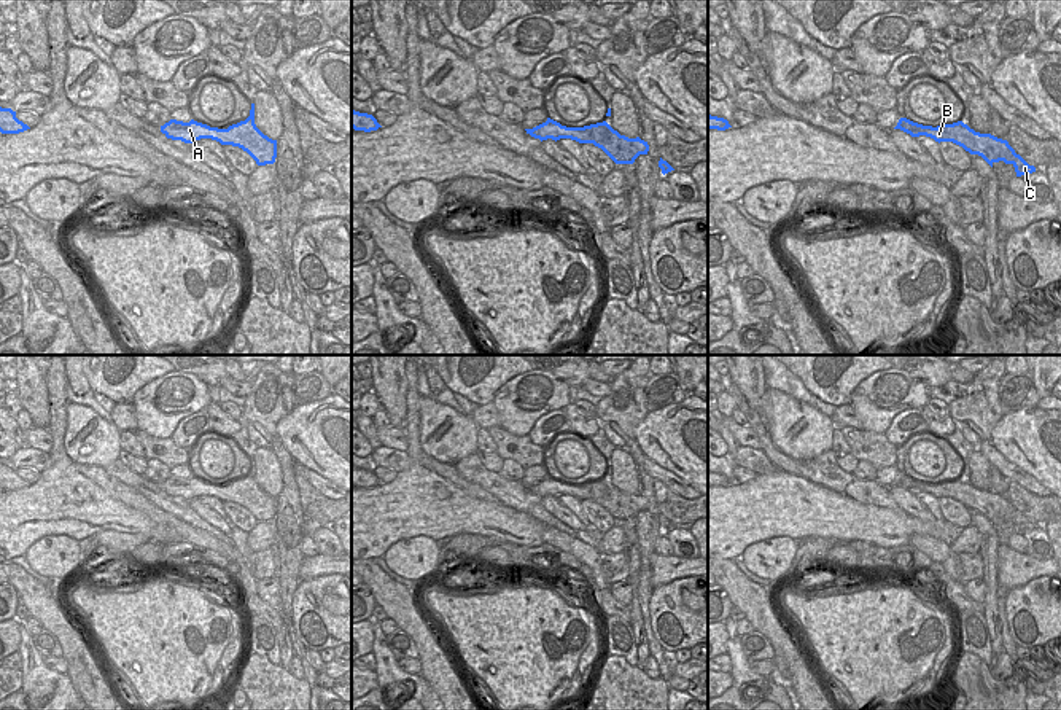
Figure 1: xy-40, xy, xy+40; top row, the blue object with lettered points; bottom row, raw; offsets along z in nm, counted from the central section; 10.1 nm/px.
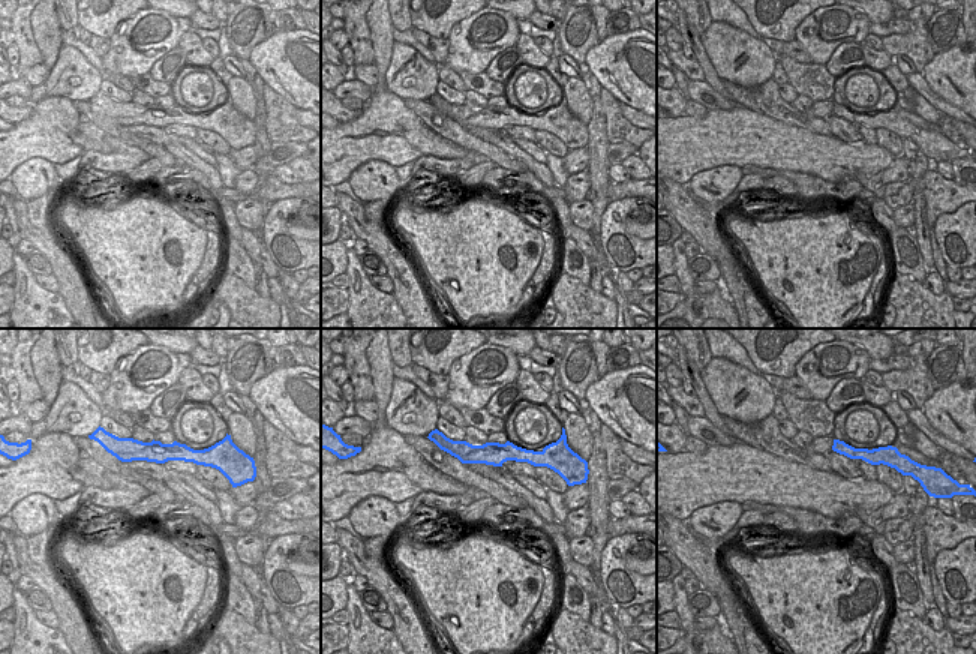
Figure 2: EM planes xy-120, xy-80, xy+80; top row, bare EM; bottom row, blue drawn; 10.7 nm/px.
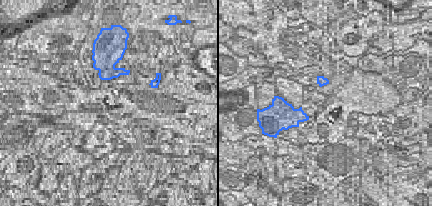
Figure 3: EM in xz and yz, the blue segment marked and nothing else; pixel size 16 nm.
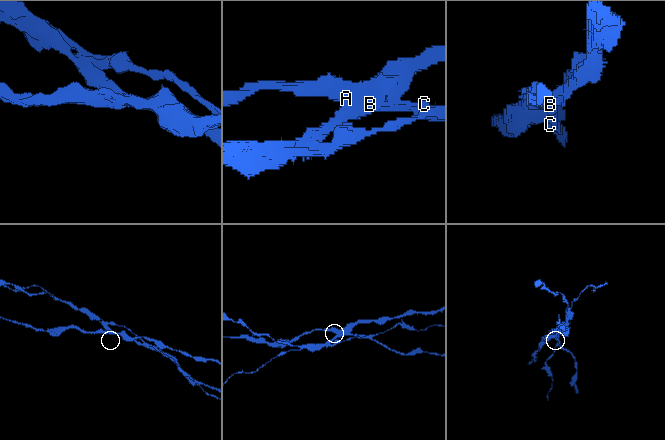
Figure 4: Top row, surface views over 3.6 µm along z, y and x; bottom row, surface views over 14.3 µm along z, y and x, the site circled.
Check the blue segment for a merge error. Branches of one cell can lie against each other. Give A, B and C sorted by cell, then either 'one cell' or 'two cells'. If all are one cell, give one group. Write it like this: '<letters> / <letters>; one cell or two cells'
A / B C; two cells

